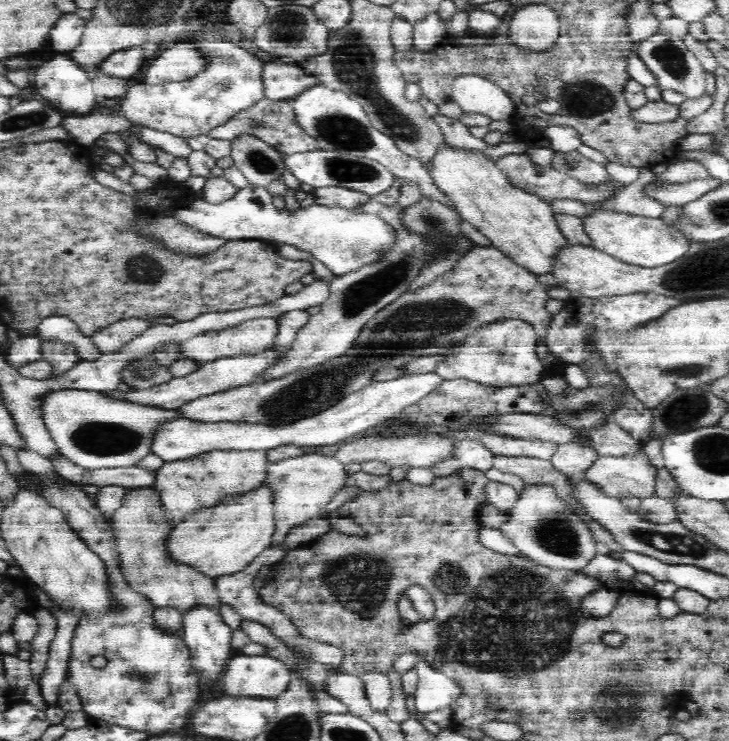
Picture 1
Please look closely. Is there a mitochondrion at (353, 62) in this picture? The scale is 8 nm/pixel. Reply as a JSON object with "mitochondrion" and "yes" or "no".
{"mitochondrion":"yes"}

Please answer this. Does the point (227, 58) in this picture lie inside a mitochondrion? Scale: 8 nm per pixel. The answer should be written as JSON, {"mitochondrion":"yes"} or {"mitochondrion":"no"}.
{"mitochondrion":"yes"}

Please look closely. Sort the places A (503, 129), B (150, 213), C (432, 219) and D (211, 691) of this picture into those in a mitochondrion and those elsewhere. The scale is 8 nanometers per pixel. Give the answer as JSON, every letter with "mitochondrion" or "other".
{"A":"other","B":"other","C":"mitochondrion","D":"other"}

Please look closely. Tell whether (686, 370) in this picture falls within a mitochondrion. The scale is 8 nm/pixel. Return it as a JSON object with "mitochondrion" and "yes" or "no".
{"mitochondrion":"yes"}

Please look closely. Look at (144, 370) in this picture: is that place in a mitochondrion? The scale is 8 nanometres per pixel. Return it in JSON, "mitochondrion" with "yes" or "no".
{"mitochondrion":"yes"}

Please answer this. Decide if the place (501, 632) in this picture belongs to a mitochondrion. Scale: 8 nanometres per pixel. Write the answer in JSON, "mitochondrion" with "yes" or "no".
{"mitochondrion":"yes"}

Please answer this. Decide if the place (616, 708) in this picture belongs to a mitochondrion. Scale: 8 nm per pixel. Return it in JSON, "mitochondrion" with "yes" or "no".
{"mitochondrion":"yes"}

